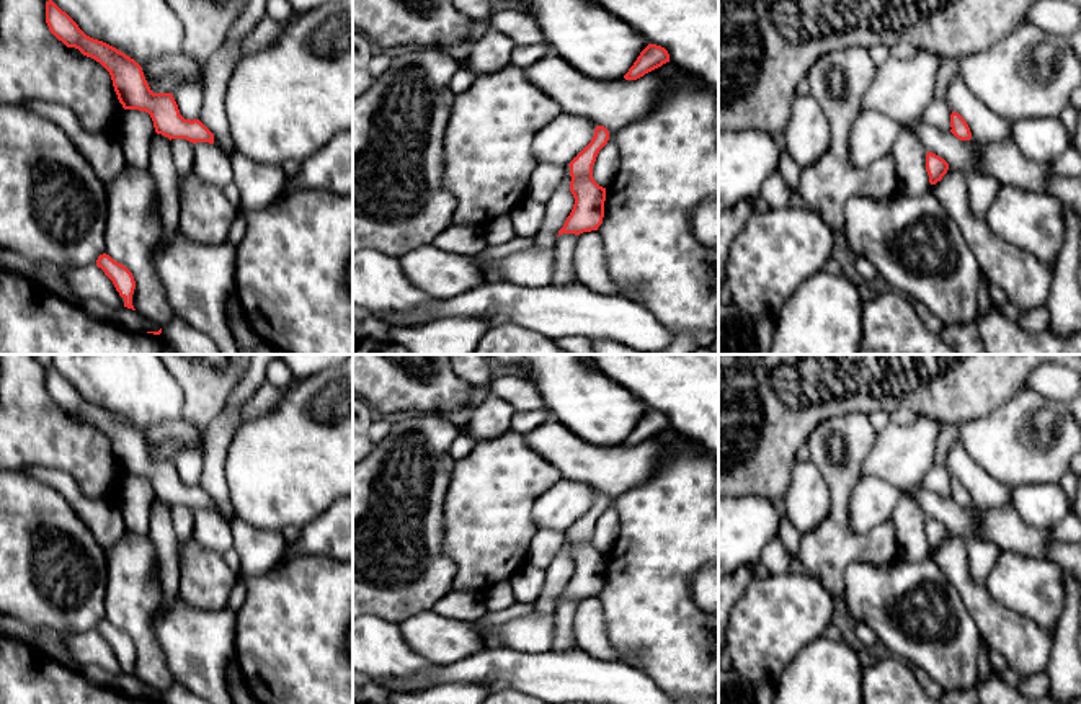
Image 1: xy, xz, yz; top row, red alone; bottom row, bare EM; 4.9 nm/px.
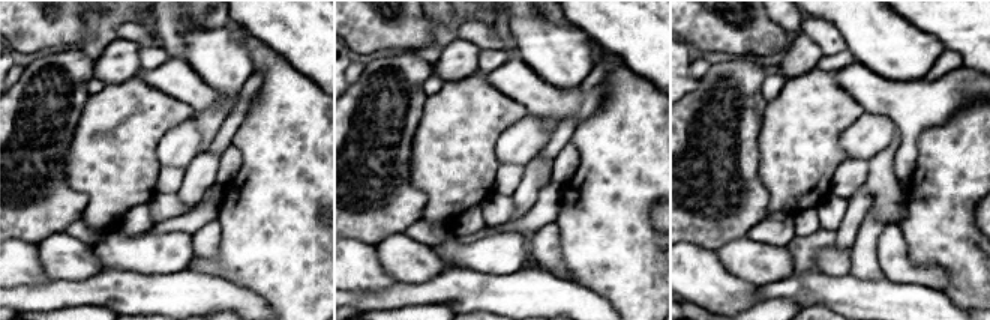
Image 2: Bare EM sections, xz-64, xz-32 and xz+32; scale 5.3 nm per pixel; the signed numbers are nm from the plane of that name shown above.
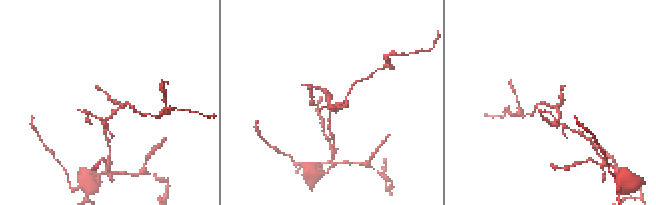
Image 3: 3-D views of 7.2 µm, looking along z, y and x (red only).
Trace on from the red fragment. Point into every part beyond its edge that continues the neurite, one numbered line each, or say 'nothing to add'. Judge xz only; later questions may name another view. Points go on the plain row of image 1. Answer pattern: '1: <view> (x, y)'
nothing to add

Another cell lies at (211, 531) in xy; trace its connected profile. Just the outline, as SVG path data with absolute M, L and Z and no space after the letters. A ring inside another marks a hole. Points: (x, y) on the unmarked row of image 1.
M209 508L194 510L191 539L206 550L216 550L220 555L234 547L230 523L225 521L216 510Z

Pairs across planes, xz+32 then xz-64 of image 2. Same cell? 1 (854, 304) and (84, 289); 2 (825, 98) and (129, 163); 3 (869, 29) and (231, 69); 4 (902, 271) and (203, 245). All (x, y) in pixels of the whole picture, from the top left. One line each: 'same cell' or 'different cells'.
1: same cell
2: same cell
3: same cell
4: same cell

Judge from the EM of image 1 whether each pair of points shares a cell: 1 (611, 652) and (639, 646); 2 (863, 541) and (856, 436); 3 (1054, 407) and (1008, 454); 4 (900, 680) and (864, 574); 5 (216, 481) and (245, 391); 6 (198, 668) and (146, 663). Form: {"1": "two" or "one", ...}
{"1": "two", "2": "one", "3": "one", "4": "two", "5": "one", "6": "two"}

